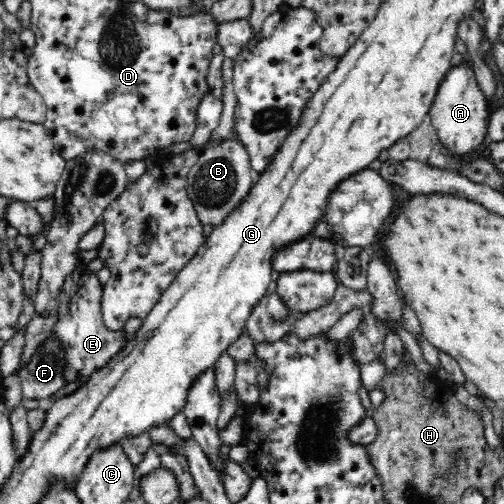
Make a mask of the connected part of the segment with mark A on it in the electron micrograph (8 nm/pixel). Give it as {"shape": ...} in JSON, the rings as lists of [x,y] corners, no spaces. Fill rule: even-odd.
{"shape":[[[462,63],[452,66],[445,74],[428,116],[431,119],[432,128],[436,131],[437,137],[441,142],[441,146],[444,146],[449,154],[472,158],[480,150],[480,144],[486,140],[486,126],[488,124],[490,107],[491,103],[484,95],[484,91],[480,89],[473,69]]]}

